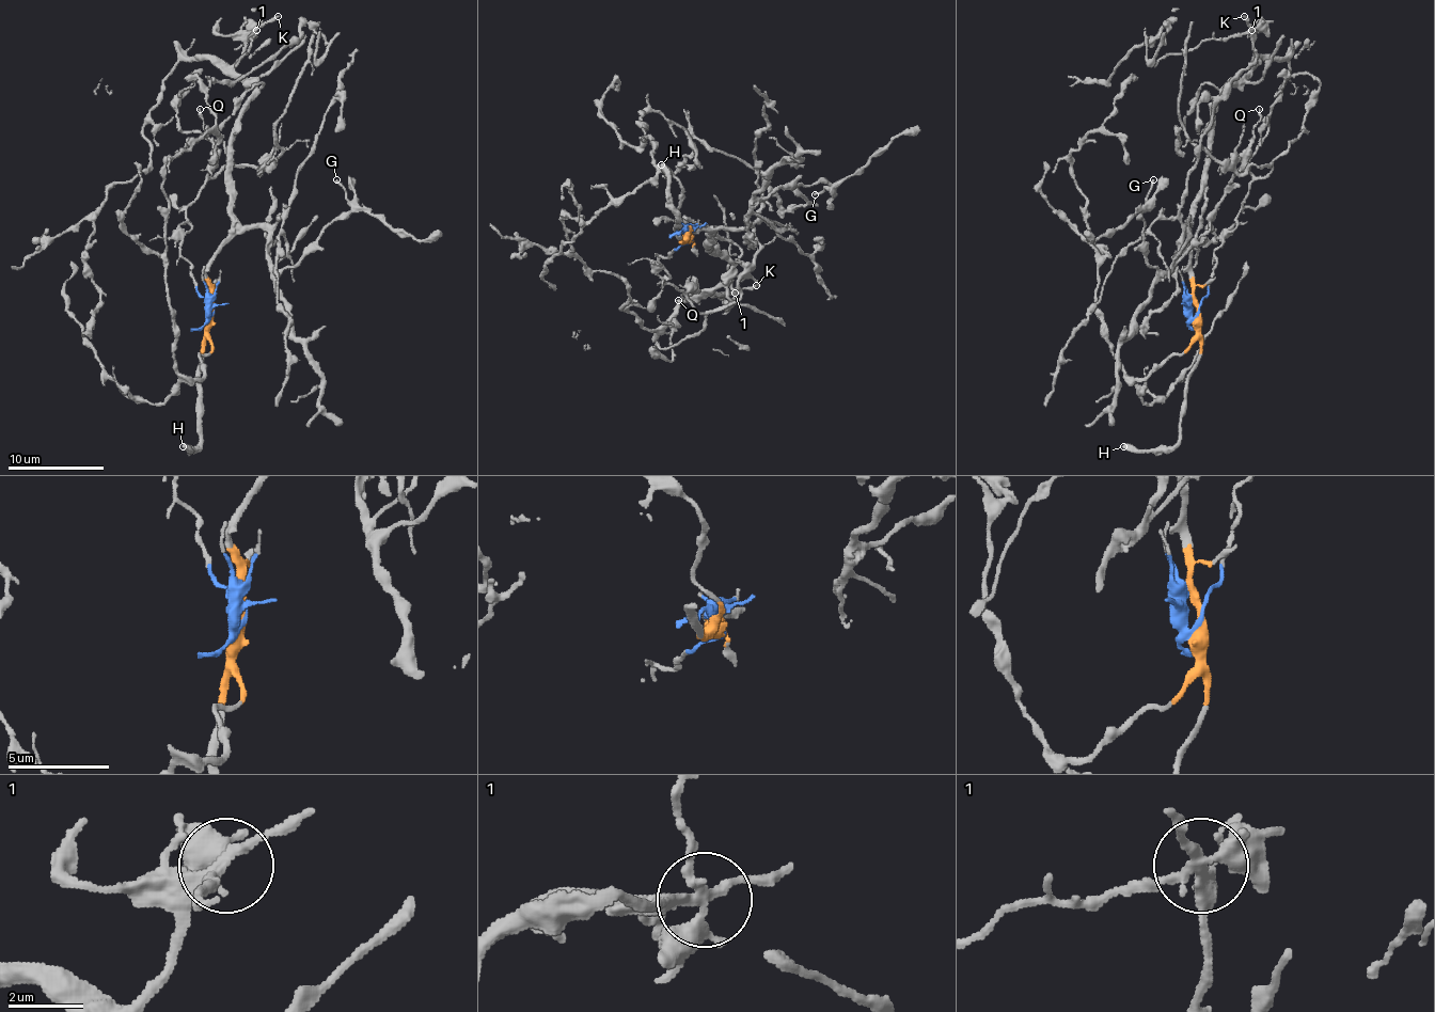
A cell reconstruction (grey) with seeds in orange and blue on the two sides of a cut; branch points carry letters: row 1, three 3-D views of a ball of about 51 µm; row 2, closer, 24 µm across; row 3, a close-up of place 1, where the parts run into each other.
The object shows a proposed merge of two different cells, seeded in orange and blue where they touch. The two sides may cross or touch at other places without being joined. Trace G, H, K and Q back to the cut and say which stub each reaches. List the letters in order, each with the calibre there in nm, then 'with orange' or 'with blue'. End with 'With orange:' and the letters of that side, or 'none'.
G: 190 nm | with orange
H: 420 nm | with orange
K: 260 nm | with orange
Q: 190 nm | with blue
With orange: G, H, K

